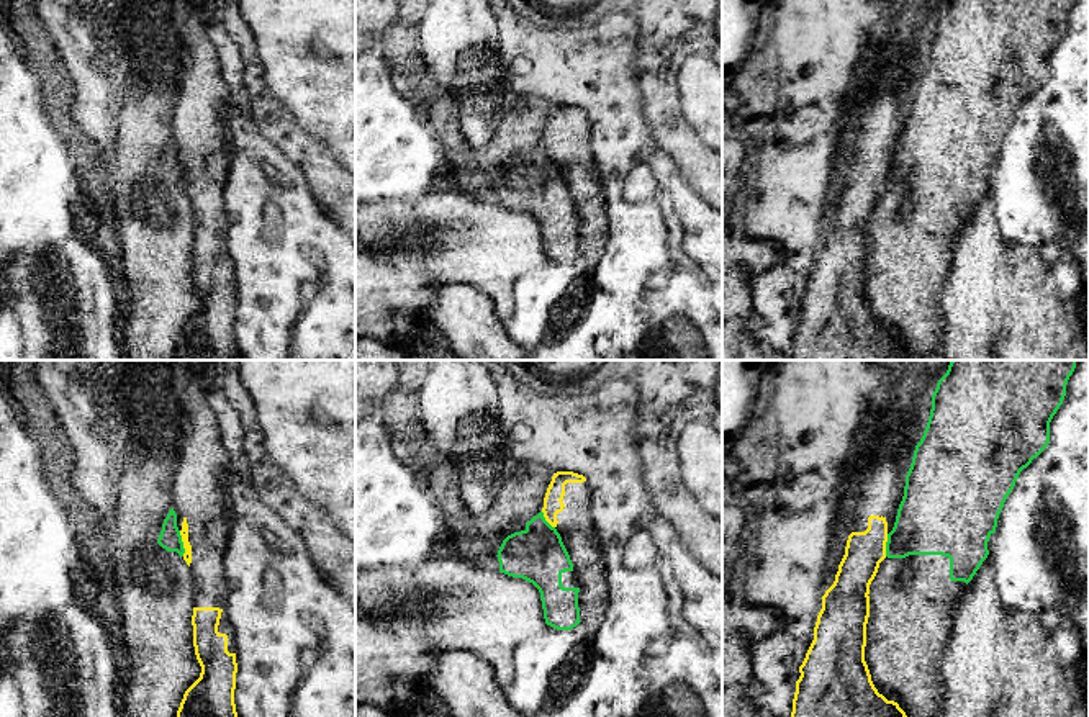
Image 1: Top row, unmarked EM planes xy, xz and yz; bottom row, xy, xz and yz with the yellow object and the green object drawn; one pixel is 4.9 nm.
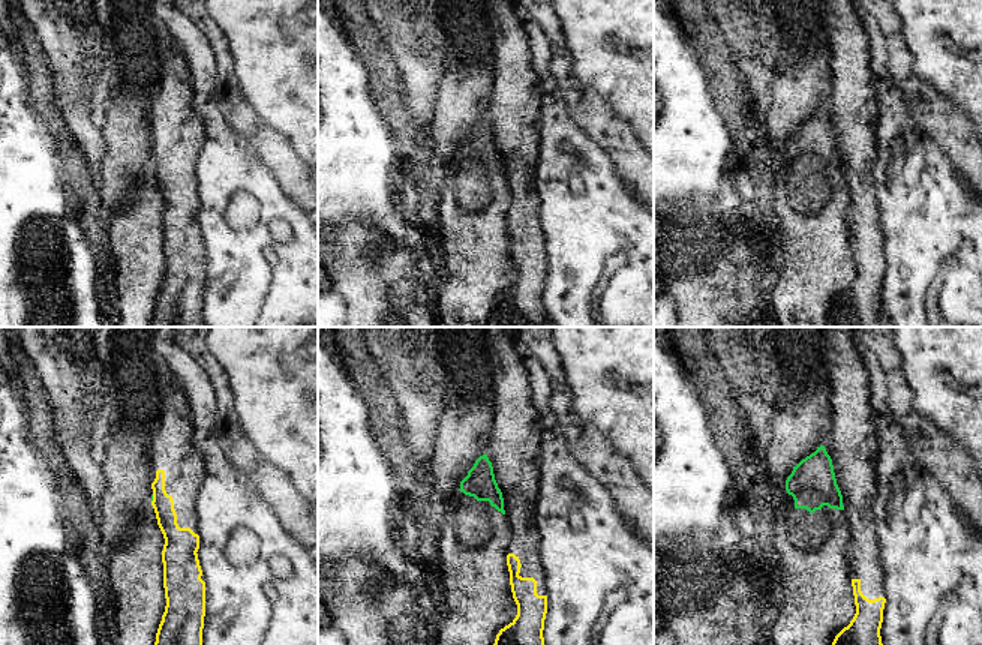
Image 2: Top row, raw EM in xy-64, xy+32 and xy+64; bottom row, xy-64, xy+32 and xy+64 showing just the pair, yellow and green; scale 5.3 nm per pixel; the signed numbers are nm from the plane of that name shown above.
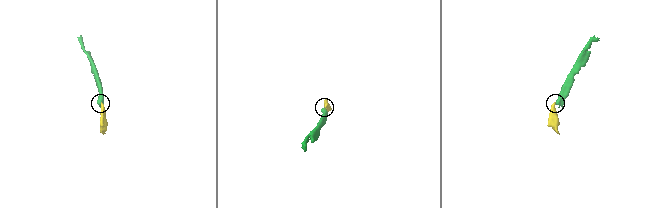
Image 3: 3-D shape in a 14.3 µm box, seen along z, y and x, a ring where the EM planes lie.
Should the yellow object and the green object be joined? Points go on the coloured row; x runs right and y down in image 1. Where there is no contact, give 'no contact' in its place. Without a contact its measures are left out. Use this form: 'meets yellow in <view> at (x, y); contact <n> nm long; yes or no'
meets yellow in xy at (184, 544); contact 130 nm long; no

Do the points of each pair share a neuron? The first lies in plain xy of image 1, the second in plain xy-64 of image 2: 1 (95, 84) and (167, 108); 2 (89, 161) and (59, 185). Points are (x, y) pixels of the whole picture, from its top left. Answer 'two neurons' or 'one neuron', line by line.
1: two neurons
2: two neurons

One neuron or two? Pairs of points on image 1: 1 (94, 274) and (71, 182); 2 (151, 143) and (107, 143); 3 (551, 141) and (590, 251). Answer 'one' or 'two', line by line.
1: one
2: one
3: one

